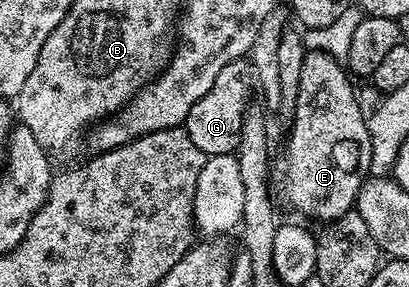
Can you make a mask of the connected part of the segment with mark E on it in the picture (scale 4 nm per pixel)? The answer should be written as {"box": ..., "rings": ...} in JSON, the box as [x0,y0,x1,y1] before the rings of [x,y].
{"box":[282,51,372,222],"rings":[[[311,51],[306,55],[300,82],[302,87],[295,99],[292,115],[294,125],[290,128],[286,153],[282,156],[282,192],[296,211],[303,212],[314,220],[329,222],[340,218],[357,205],[360,186],[370,176],[372,142],[366,125],[368,116],[365,111],[362,113],[362,108],[358,105],[358,96],[354,93],[355,81],[348,75],[347,69],[324,52]]]}

